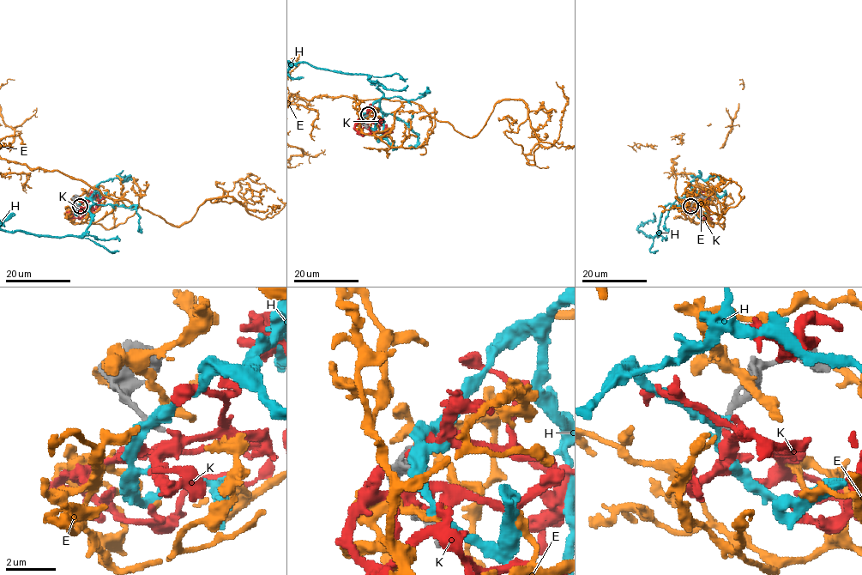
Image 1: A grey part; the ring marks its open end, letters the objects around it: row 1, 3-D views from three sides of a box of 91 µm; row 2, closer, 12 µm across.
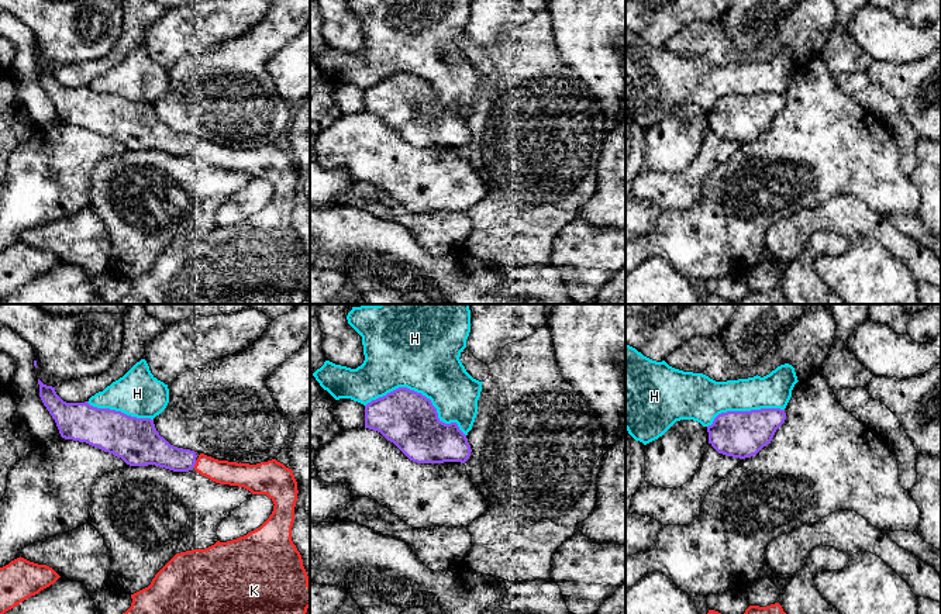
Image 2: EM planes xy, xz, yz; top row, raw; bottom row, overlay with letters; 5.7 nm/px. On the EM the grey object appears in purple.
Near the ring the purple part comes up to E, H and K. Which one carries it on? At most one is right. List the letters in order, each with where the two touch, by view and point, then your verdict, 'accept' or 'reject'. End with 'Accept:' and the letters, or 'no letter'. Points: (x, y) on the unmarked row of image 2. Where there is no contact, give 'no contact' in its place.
E: no contact | reject
H: xz (420, 78) | reject
K: xy (195, 148) | accept
Accept: K

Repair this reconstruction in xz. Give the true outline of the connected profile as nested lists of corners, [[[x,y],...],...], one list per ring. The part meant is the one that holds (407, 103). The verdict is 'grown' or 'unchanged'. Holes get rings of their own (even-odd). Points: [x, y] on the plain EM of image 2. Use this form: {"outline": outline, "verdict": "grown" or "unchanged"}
{"outline": [[[407,72],[368,87],[365,113],[380,117],[417,148],[465,148],[472,137],[458,108],[442,107],[431,84]]], "verdict": "unchanged"}

